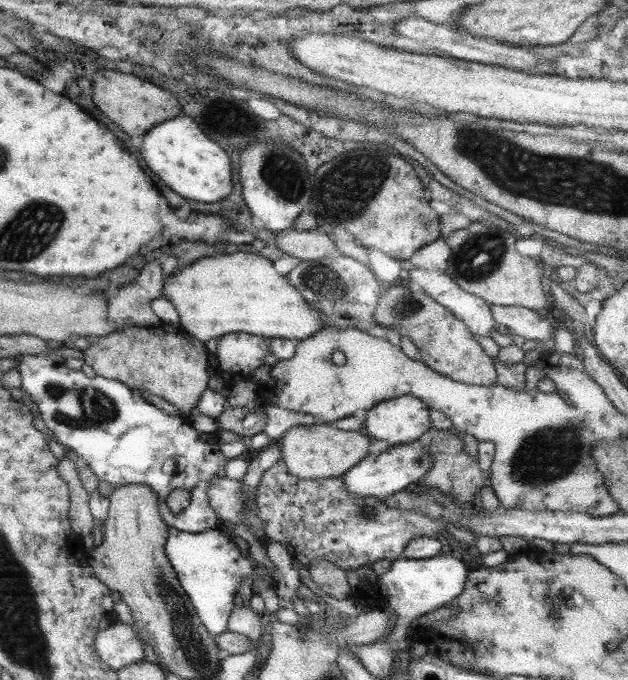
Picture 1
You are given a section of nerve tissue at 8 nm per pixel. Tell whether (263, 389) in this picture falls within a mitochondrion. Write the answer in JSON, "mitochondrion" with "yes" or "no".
{"mitochondrion":"no"}

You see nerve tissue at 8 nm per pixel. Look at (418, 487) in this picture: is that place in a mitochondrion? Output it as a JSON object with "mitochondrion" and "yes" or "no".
{"mitochondrion":"no"}

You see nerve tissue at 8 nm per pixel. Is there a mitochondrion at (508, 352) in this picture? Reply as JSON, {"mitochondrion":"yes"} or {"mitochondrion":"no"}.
{"mitochondrion":"no"}

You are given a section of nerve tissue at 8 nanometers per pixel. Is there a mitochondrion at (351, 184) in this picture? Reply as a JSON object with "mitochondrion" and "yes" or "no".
{"mitochondrion":"yes"}

